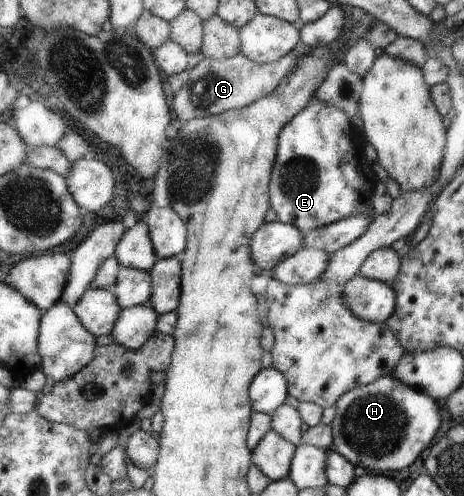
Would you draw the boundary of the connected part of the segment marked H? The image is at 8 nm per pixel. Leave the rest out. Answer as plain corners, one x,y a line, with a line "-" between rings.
385,375
365,386
347,391
336,403
333,421
334,449
352,466
384,471
400,471
416,461
416,457
432,441
440,425
438,409
428,393

